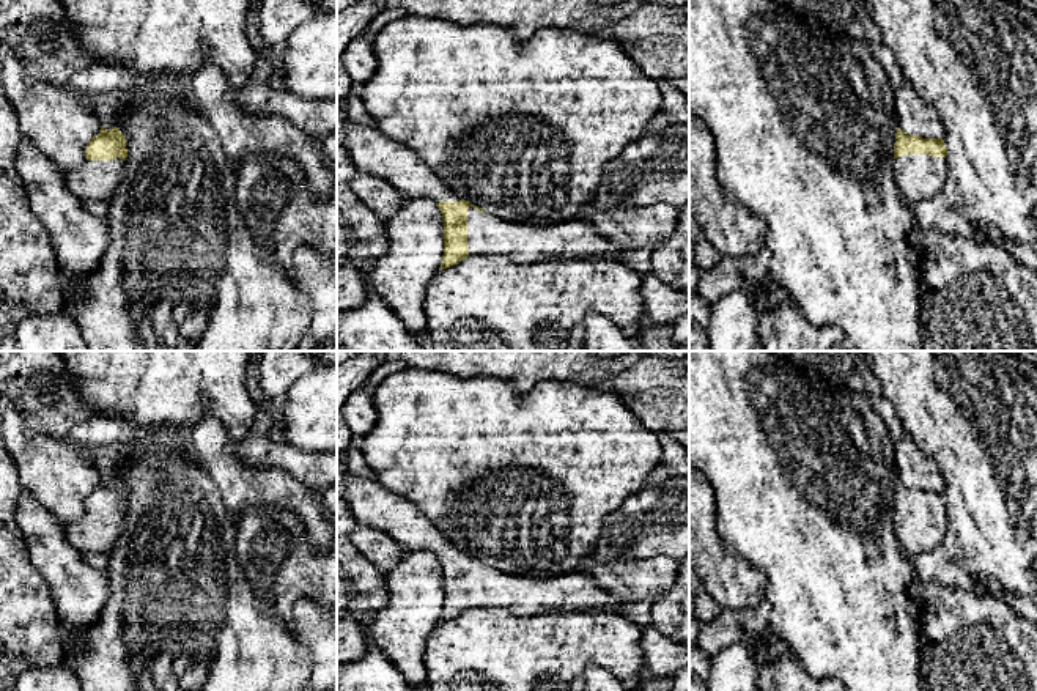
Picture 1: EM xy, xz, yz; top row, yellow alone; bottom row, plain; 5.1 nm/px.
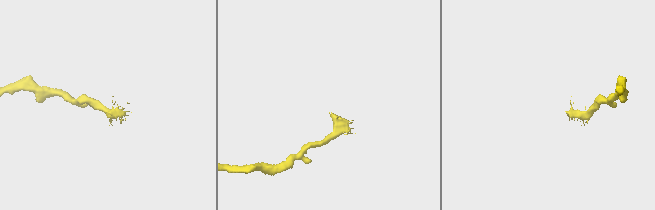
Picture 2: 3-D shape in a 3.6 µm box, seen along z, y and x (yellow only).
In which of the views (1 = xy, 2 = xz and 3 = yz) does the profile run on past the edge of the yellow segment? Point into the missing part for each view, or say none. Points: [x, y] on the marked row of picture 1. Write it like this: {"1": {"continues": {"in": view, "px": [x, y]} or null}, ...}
{"1": {"continues": {"in": "xy", "px": [98, 180]}}, "2": {"continues": {"in": "xz", "px": [487, 235]}}, "3": {"continues": {"in": "yz", "px": [918, 177]}}}

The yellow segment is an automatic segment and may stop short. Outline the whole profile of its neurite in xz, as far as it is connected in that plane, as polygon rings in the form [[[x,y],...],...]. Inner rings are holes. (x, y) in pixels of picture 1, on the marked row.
[[[348,124],[338,142],[349,151],[357,168],[376,175],[395,186],[404,198],[428,198],[437,205],[444,222],[444,255],[441,269],[447,269],[469,255],[505,255],[516,264],[530,264],[552,258],[617,260],[622,246],[603,235],[593,224],[574,219],[549,227],[513,224],[459,198],[411,148],[387,139],[376,126]]]

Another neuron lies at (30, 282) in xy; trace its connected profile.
[[[0,83],[0,351],[20,351],[16,329],[24,316],[66,307],[50,235],[30,211],[24,181],[14,168],[22,140]]]

